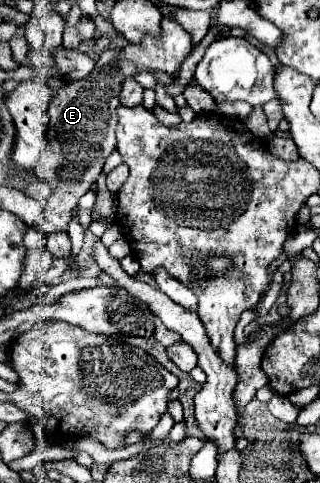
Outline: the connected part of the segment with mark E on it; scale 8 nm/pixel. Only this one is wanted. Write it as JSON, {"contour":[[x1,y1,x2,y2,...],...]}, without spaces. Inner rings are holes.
{"contour":[[164,17,162,37,146,37,140,45,126,45,122,49,106,49,96,59,94,71,78,81,64,81,62,89,54,95,50,103,50,127,48,127,48,151,56,155,58,161,58,179,50,183,52,195,64,199,64,213,60,219,44,219,44,223,54,225,58,231,68,231,72,221,72,209,78,205,80,197,92,189,98,181,104,161,116,147,116,109,120,105,118,95,122,81,132,79,138,73,168,73,178,77,182,63,192,53,192,37,176,21]]}

